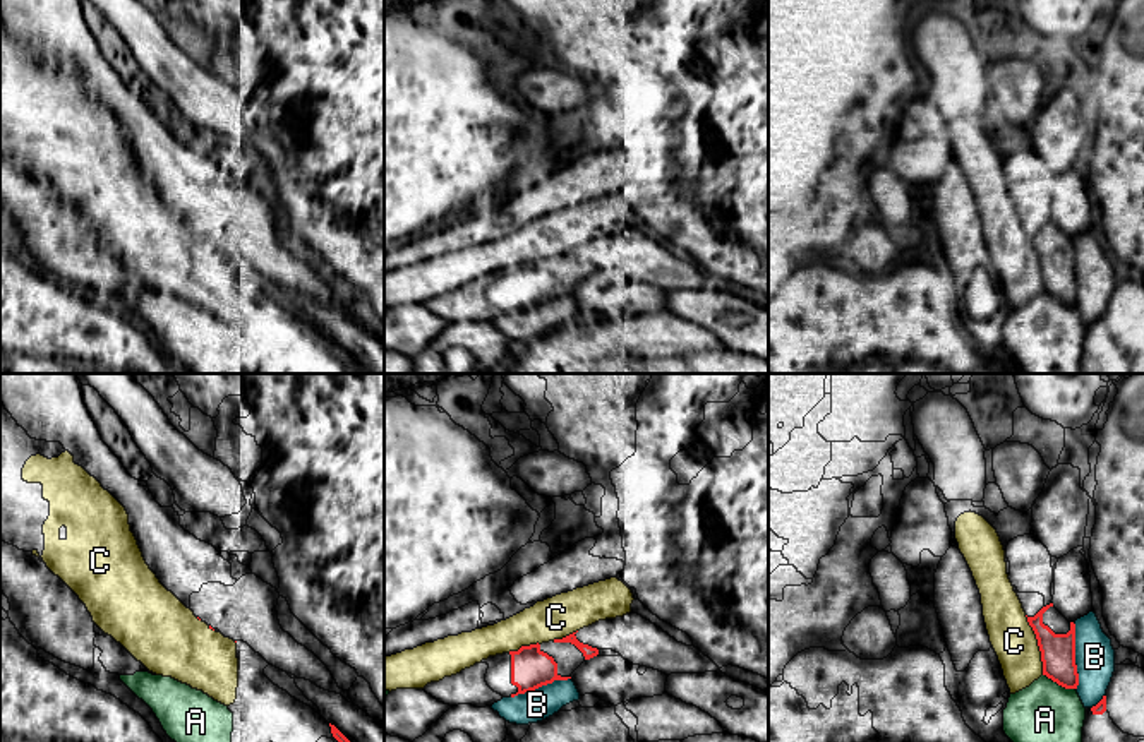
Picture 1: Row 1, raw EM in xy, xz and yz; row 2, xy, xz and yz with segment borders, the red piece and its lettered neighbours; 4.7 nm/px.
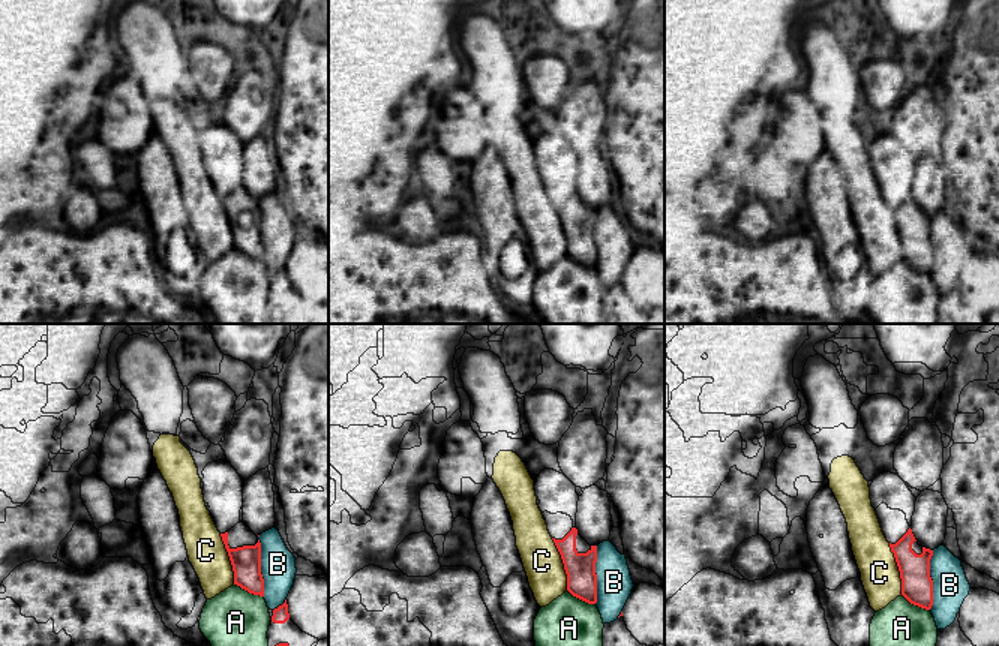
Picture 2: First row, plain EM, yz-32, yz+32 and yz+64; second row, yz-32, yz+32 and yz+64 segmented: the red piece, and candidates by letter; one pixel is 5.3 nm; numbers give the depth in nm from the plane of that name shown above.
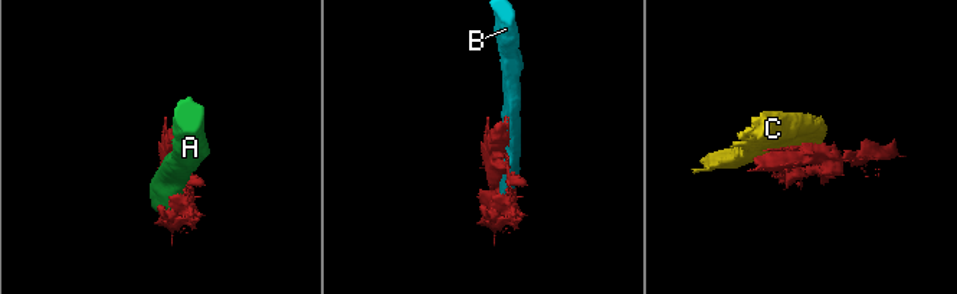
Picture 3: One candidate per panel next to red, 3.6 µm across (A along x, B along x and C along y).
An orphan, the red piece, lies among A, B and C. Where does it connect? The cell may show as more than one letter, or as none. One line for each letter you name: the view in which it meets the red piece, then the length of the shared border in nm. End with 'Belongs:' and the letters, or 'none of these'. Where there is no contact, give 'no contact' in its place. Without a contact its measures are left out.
Belongs: none of these

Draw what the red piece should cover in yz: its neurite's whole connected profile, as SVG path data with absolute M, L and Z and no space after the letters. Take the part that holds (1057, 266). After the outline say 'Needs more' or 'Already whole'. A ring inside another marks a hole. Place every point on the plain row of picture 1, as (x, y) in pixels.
M1053 219L1027 233L1041 267L1043 291L1065 305L1077 305L1075 240L1069 238Z. Needs more

